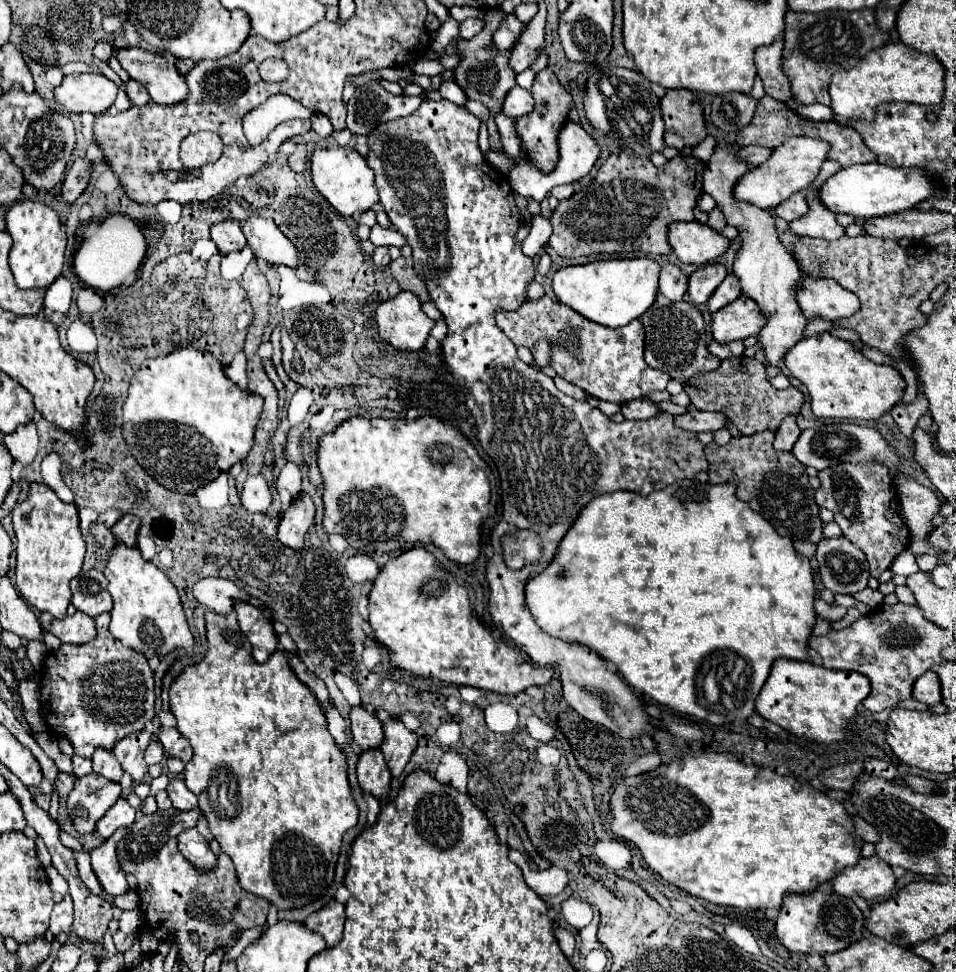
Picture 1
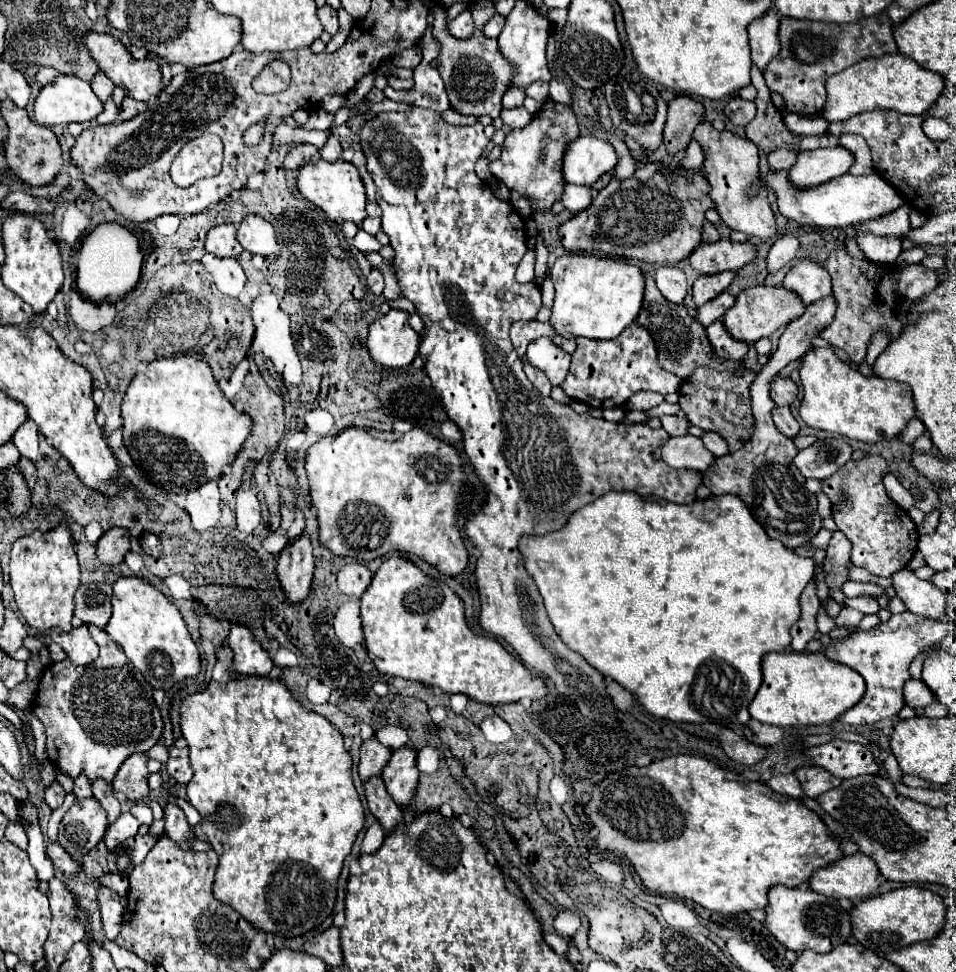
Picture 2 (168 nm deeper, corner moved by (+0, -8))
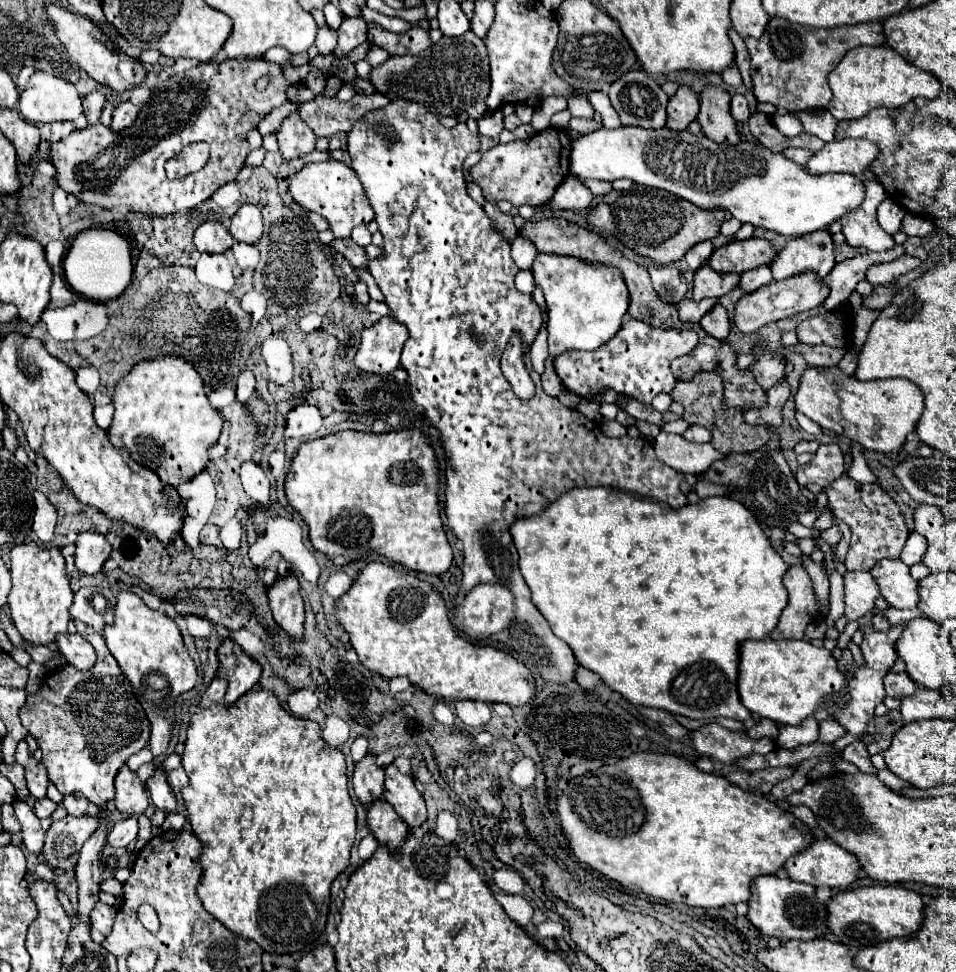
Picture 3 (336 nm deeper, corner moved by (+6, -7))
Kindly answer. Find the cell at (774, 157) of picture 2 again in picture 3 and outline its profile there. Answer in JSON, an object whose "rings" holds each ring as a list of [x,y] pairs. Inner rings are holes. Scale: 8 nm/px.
{"rings":[[[785,148],[785,150],[783,150],[783,156],[785,156],[787,160],[797,162],[797,164],[805,164],[805,162],[813,156],[813,152],[801,150],[801,148]]]}

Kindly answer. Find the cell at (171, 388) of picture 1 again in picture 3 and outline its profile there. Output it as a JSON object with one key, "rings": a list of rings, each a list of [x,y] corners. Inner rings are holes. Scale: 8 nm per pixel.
{"rings":[[[161,356],[137,362],[131,368],[131,372],[125,378],[121,378],[119,384],[115,386],[113,406],[115,406],[115,416],[107,432],[111,444],[115,448],[125,448],[137,464],[155,472],[161,478],[161,482],[177,488],[179,484],[189,482],[207,468],[209,448],[219,440],[223,418],[215,408],[211,408],[209,398],[203,392],[203,378],[183,358]]]}

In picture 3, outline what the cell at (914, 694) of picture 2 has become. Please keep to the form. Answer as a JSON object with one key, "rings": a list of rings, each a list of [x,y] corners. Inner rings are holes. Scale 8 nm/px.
{"rings":[[[889,672],[885,676],[885,692],[891,698],[905,698],[905,696],[913,696],[917,690],[917,684],[913,684],[913,680],[903,672],[903,674],[893,674]]]}

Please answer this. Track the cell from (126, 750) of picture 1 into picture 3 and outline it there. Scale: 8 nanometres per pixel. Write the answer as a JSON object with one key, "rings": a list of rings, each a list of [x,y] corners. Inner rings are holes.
{"rings":[[[125,764],[115,776],[115,804],[117,810],[129,816],[141,816],[147,810],[147,788],[137,774]]]}

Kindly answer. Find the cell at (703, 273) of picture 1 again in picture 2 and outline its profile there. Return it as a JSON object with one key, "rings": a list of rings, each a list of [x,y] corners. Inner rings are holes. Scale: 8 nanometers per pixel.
{"rings":[[[723,271],[717,275],[701,275],[695,283],[693,283],[693,301],[695,305],[705,305],[707,301],[715,299],[719,293],[727,291],[727,287],[731,285],[731,281],[735,279],[735,273],[731,271]]]}

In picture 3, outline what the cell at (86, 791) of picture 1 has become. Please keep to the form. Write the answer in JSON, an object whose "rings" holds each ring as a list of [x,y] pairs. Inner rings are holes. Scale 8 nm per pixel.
{"rings":[[[65,816],[57,820],[47,830],[43,856],[45,862],[53,868],[69,870],[77,864],[79,850],[83,842],[97,830],[99,818],[97,816]]]}

